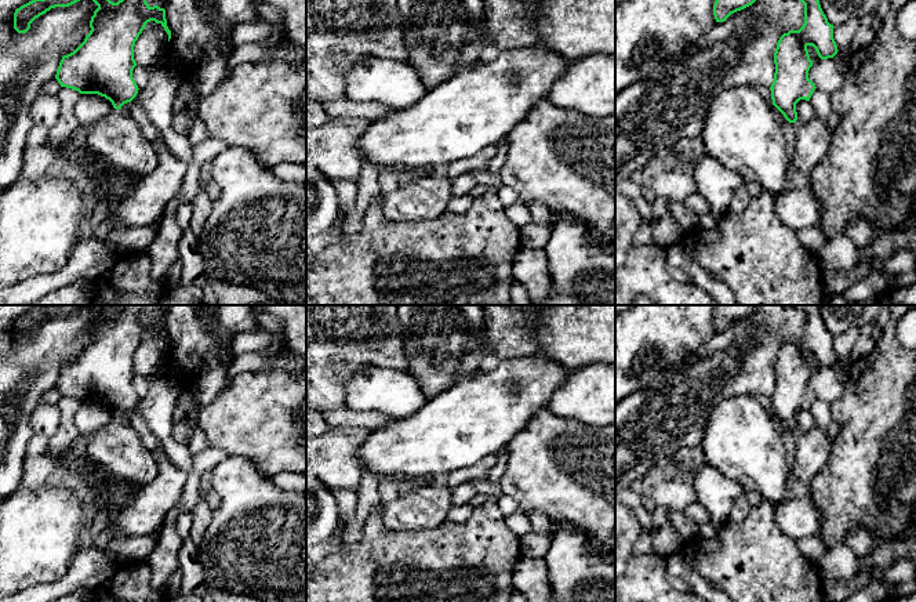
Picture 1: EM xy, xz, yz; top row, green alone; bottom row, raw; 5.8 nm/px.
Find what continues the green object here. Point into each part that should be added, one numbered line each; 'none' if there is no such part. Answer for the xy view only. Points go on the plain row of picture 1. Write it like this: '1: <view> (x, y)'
none

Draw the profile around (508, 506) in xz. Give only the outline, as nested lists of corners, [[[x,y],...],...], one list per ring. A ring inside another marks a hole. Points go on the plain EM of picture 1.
[[[505,494],[497,498],[497,504],[504,516],[509,516],[520,511],[519,503]]]

